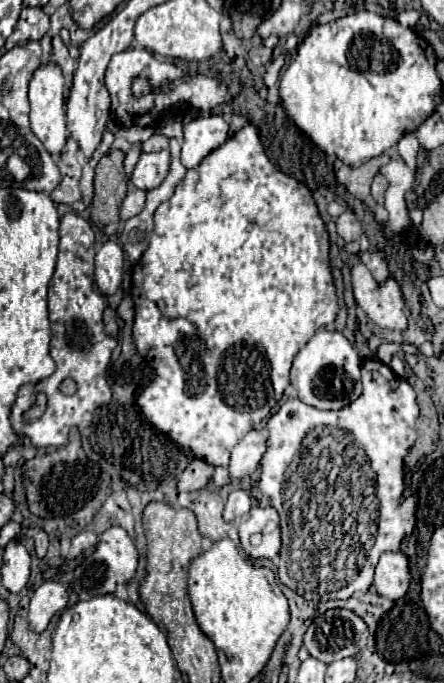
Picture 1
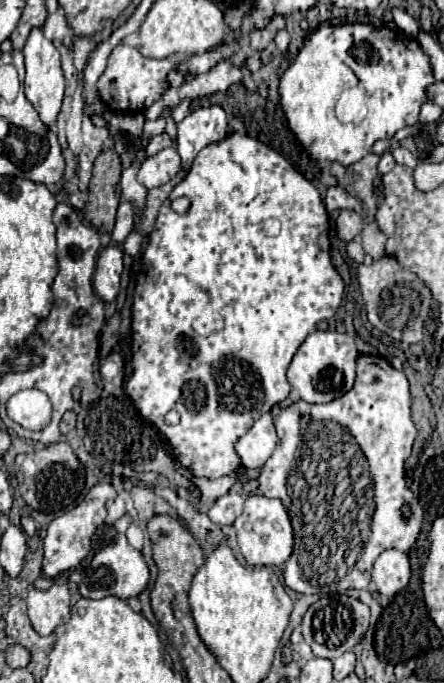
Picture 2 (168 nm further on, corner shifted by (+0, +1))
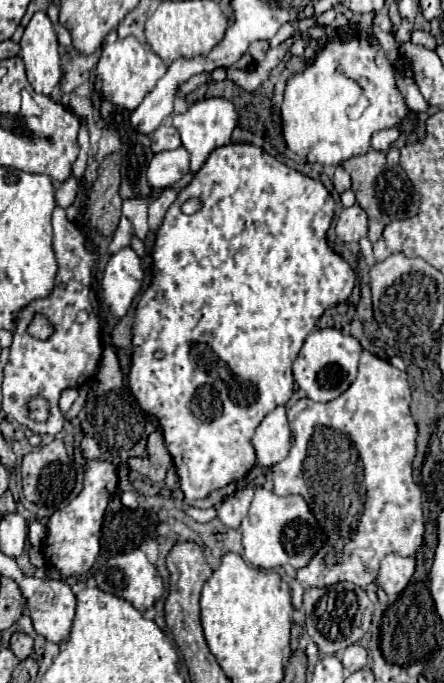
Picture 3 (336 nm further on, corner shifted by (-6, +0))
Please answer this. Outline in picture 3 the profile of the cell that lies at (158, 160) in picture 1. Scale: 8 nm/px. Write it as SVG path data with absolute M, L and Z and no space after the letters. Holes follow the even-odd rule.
M182 146L176 150L154 154L146 170L148 184L160 190L176 184L188 172L188 162L188 152L184 152Z

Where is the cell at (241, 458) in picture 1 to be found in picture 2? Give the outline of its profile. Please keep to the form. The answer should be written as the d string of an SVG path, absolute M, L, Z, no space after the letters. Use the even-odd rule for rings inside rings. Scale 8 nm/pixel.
M264 413L252 429L242 435L236 443L236 453L242 461L244 469L258 469L266 463L266 459L272 455L274 447L278 443L274 421L270 413Z

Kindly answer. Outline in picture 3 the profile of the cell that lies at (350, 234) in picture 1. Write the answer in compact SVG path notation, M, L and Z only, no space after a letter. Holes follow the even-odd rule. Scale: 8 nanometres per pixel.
M358 204L344 208L338 218L338 224L336 224L338 238L342 238L346 244L350 244L350 242L358 242L360 238L364 238L366 232L368 232L366 212Z

